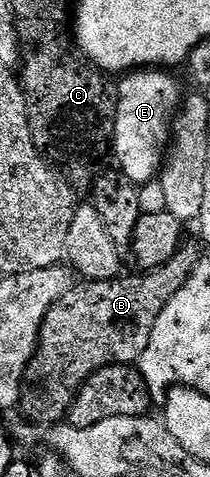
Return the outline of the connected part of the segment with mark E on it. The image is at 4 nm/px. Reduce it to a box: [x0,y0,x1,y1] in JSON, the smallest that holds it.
[111,68,183,184]

